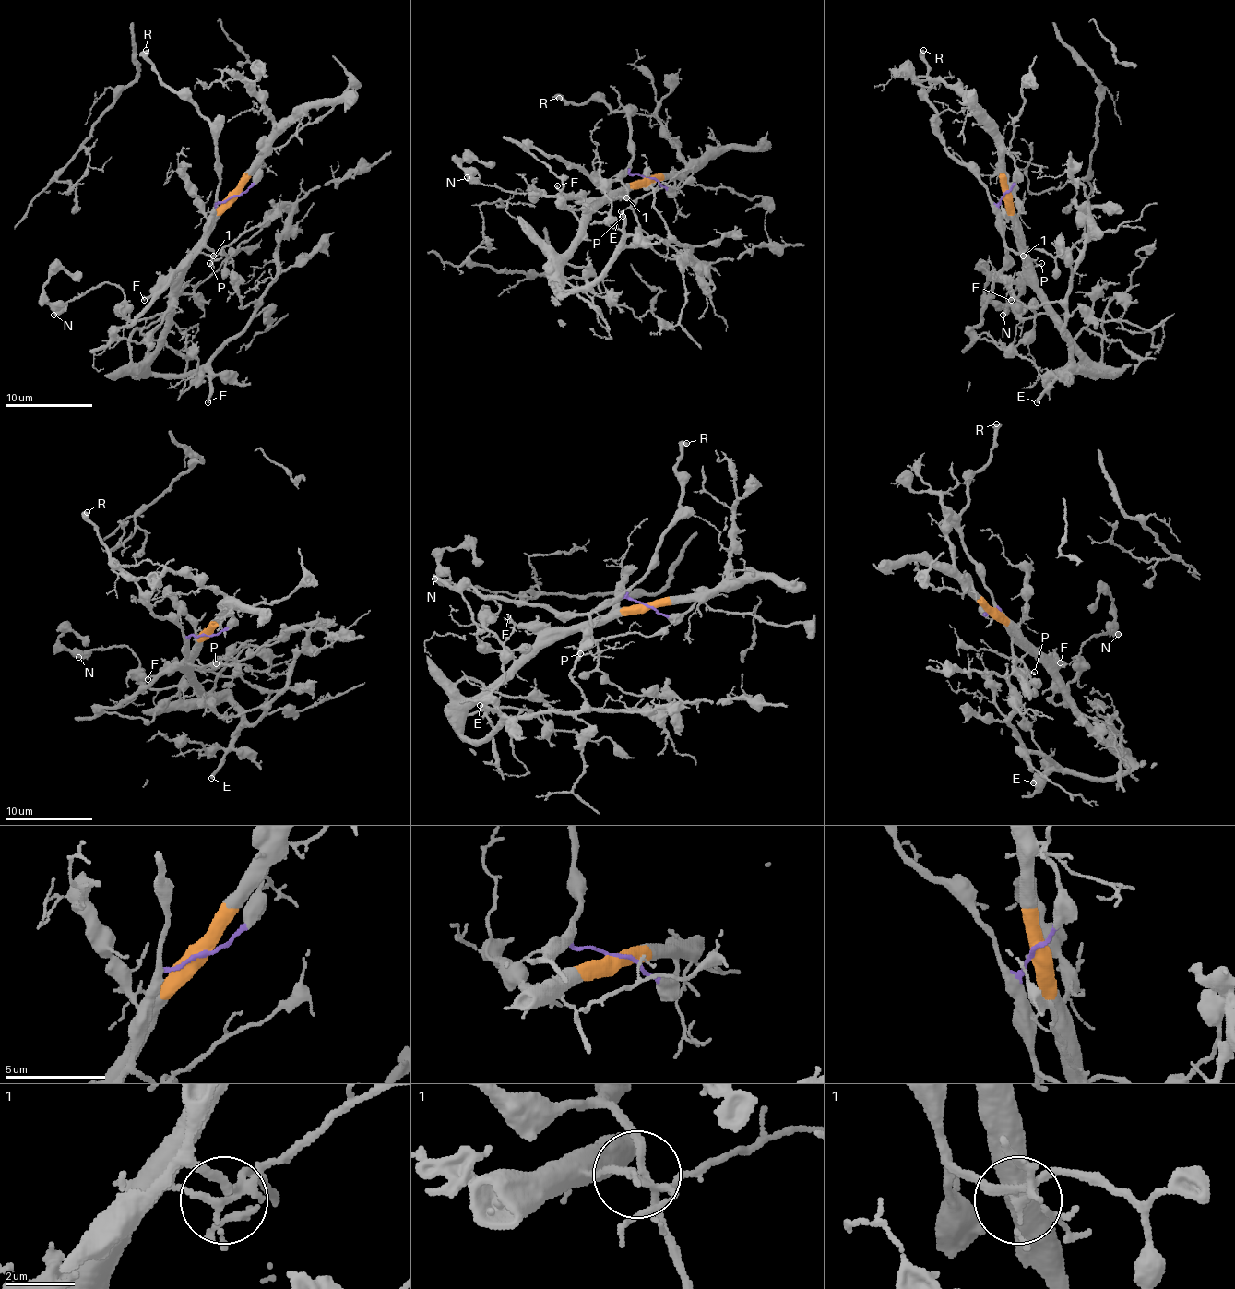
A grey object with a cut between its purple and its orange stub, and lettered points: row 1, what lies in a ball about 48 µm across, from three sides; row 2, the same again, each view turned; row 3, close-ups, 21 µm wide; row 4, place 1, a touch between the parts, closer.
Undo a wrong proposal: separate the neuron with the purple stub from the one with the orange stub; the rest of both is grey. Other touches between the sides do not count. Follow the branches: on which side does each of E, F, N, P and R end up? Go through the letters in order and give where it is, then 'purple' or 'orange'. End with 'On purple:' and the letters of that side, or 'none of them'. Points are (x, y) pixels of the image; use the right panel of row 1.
E: at (1037, 402); orange
F: at (1011, 300); orange
N: at (1003, 315); orange
P: at (1041, 263); orange
R: at (923, 50); purple
On purple: R

